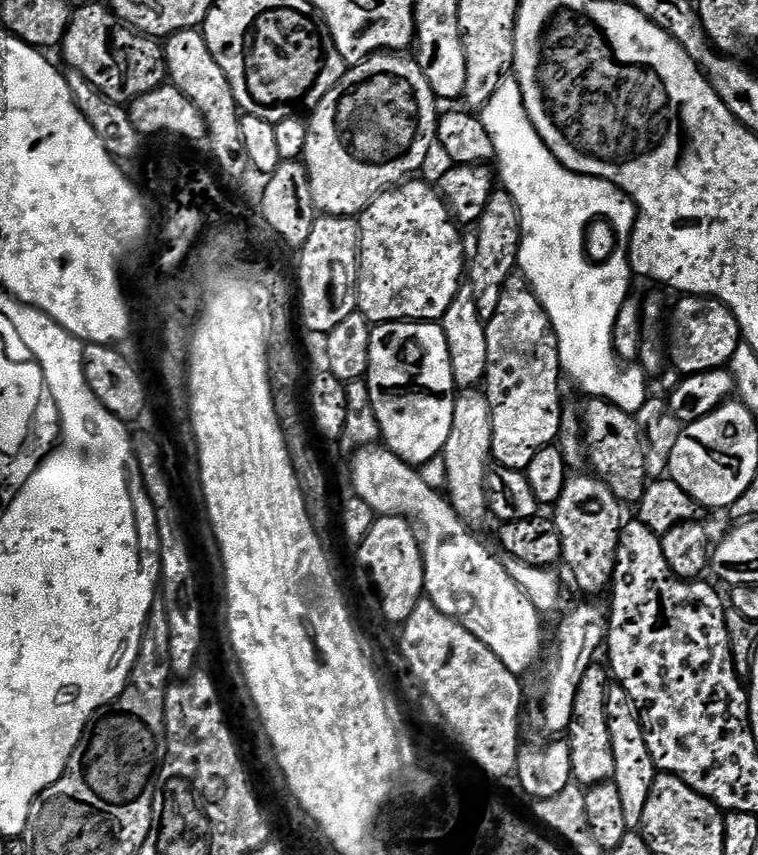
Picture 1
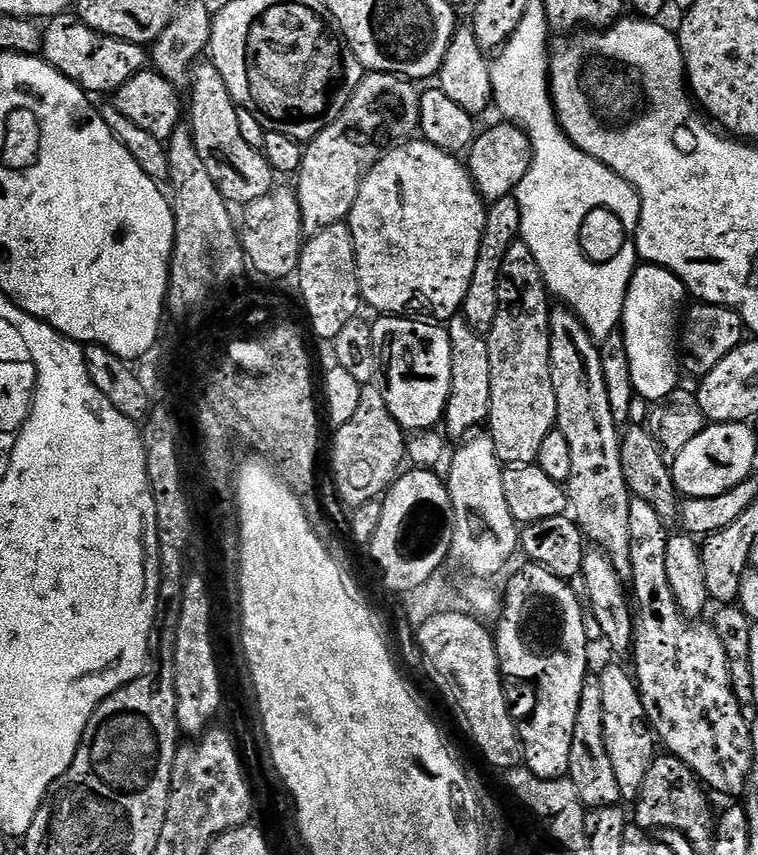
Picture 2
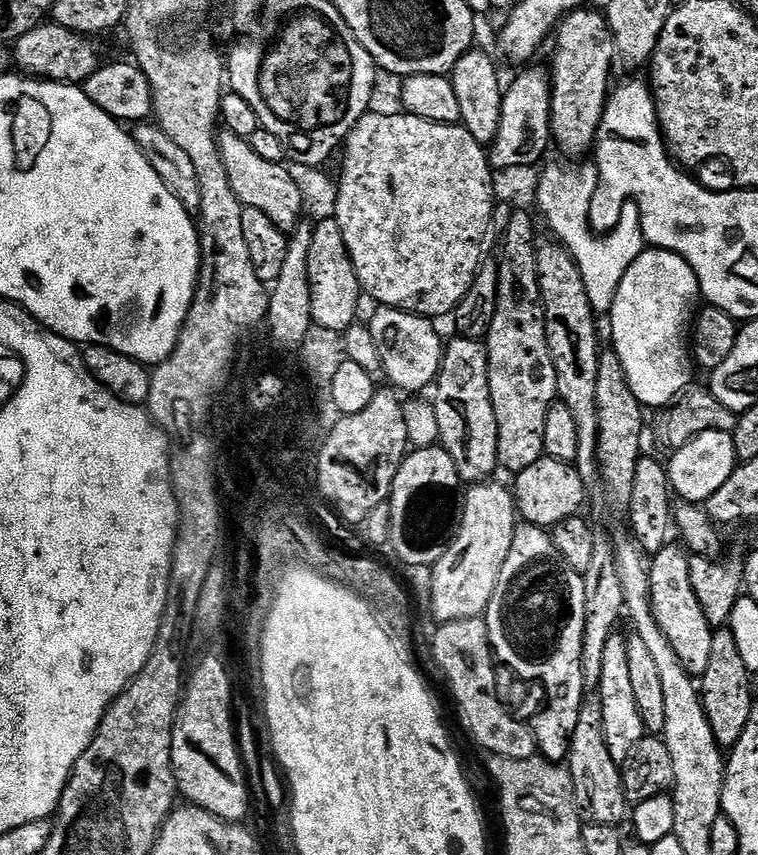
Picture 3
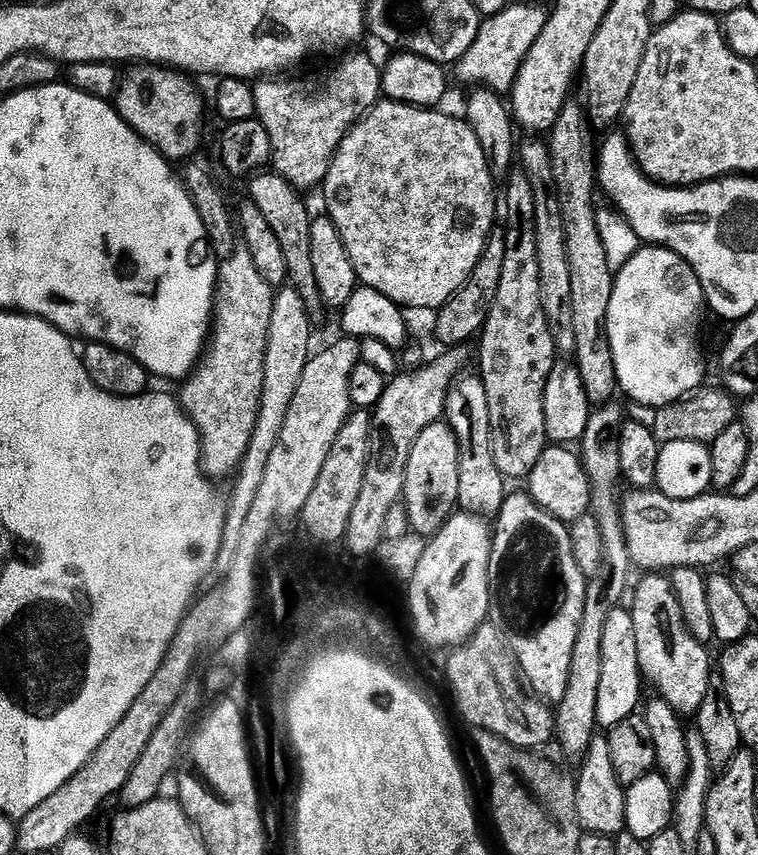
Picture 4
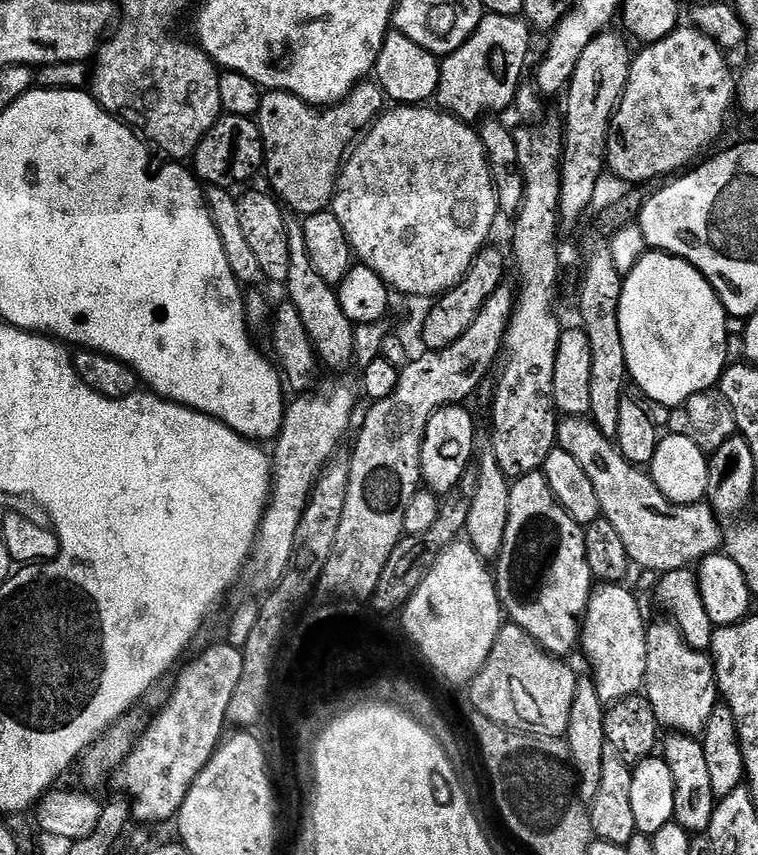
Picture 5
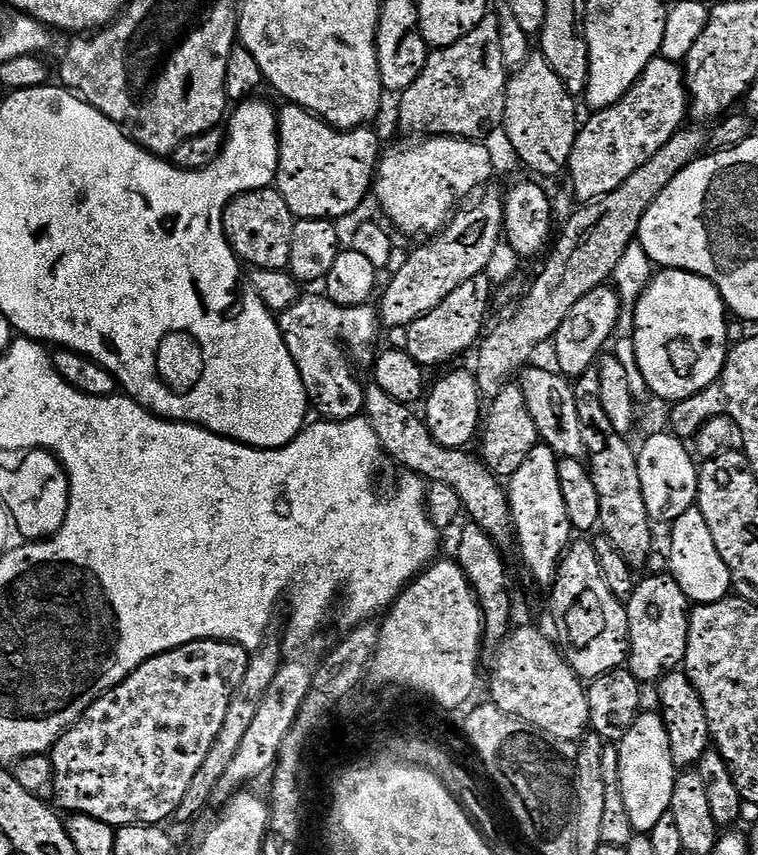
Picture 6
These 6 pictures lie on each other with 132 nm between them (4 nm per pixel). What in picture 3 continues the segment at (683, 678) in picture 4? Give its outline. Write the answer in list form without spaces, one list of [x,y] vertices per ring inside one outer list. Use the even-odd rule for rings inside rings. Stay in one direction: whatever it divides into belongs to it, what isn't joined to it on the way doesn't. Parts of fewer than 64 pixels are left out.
[[[669,542],[662,550],[654,553],[647,569],[650,578],[652,613],[658,626],[662,626],[662,634],[666,634],[670,646],[674,646],[674,654],[678,654],[678,662],[682,662],[689,676],[700,678],[709,665],[714,629],[706,614],[702,614],[698,594],[694,594],[694,585],[690,582],[688,557],[689,553],[679,543]]]

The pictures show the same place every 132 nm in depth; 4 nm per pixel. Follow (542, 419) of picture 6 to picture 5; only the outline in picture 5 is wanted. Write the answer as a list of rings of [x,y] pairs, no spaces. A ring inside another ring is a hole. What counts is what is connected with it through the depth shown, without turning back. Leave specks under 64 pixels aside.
[[[564,418],[557,423],[556,426],[556,443],[559,448],[566,450],[566,454],[571,454],[576,461],[578,466],[582,466],[583,472],[590,477],[590,482],[594,485],[594,491],[598,494],[598,506],[600,507],[600,515],[610,522],[611,526],[618,532],[618,537],[621,538],[622,544],[625,547],[626,554],[628,555],[629,561],[633,565],[636,564],[640,568],[649,568],[650,571],[656,572],[655,574],[663,574],[666,572],[673,572],[679,568],[687,568],[695,565],[697,562],[704,559],[705,556],[711,556],[721,547],[722,544],[722,527],[720,528],[721,521],[718,519],[715,512],[708,507],[707,503],[701,502],[698,504],[675,504],[666,499],[665,496],[658,490],[658,486],[652,481],[651,475],[643,467],[629,464],[628,459],[620,453],[619,448],[616,447],[615,443],[604,433],[600,428],[597,428],[592,423],[591,419],[588,418]]]

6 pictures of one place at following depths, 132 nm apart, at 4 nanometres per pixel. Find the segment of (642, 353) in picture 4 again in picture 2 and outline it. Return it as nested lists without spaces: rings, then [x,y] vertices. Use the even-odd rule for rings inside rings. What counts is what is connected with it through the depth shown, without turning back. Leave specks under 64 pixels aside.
[[[641,263],[636,273],[632,275],[624,303],[622,331],[626,338],[626,354],[630,354],[630,378],[634,382],[637,397],[641,400],[649,402],[665,400],[681,383],[682,367],[681,357],[678,355],[676,315],[680,312],[680,303],[683,302],[684,296],[686,297],[686,289],[683,282],[662,266]]]

